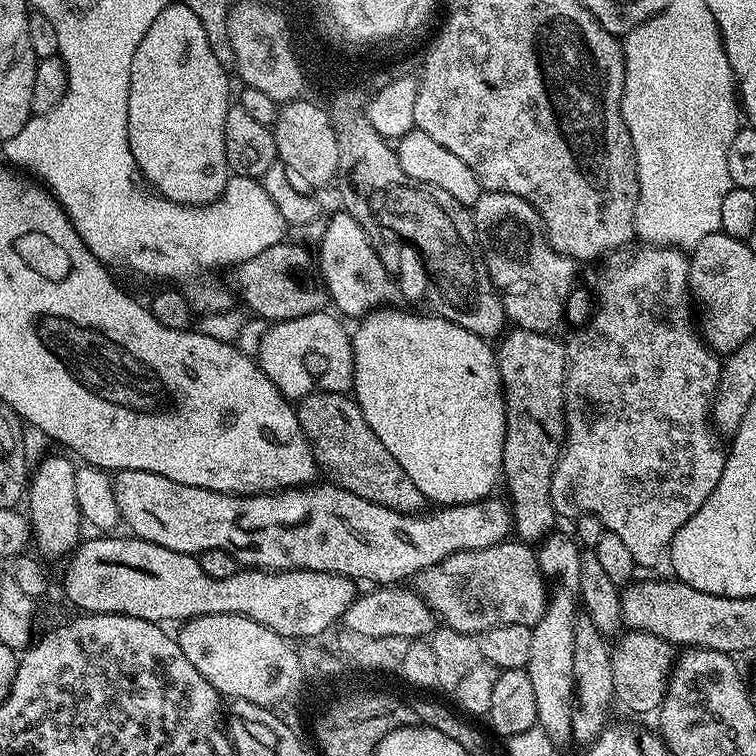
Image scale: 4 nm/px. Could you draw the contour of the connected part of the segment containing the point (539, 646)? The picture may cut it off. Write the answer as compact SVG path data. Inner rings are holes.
M559 530L539 541L536 557L540 572L551 585L548 608L537 624L532 625L530 638L530 662L528 673L538 705L537 725L552 739L553 744L563 746L572 740L572 700L574 690L574 622L581 607L579 592L579 556L581 547L571 535L563 536Z

